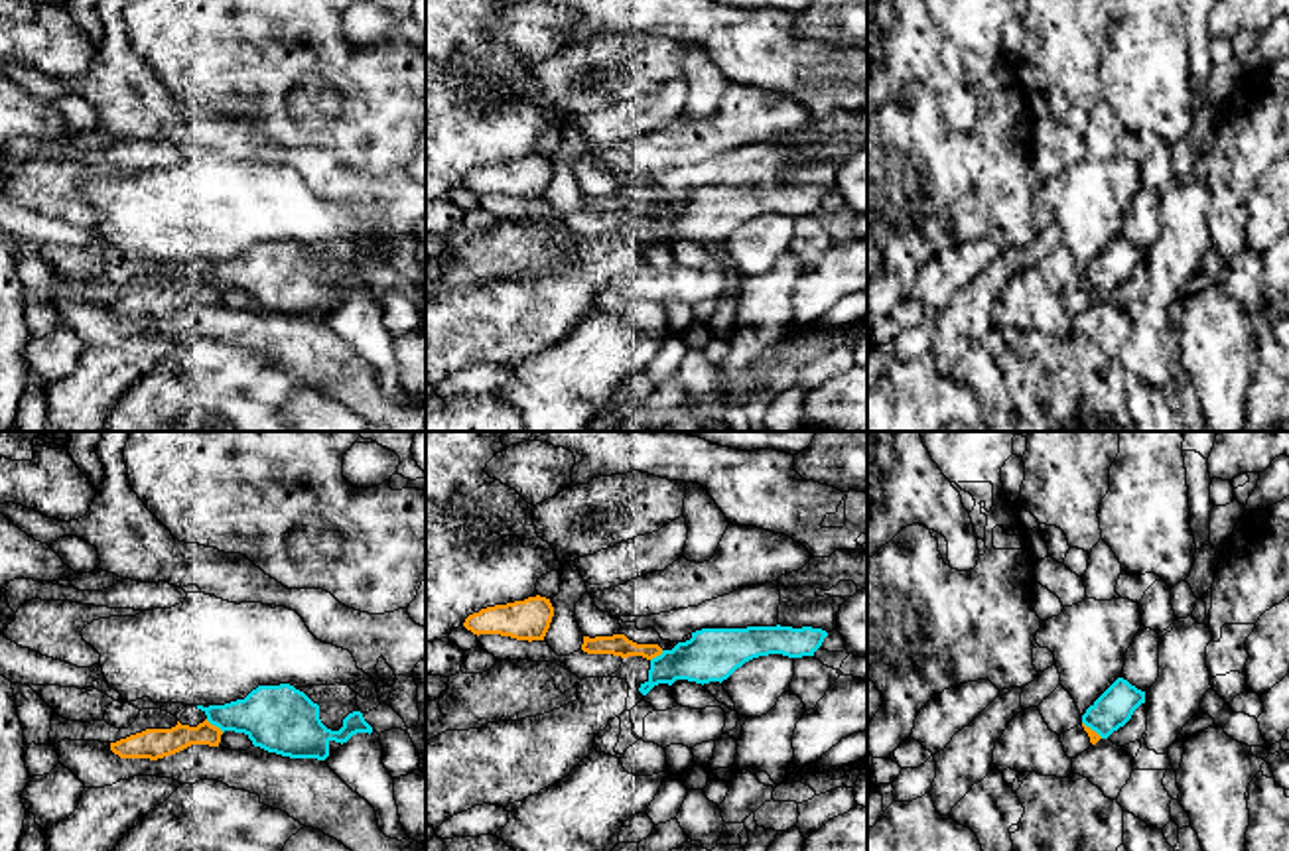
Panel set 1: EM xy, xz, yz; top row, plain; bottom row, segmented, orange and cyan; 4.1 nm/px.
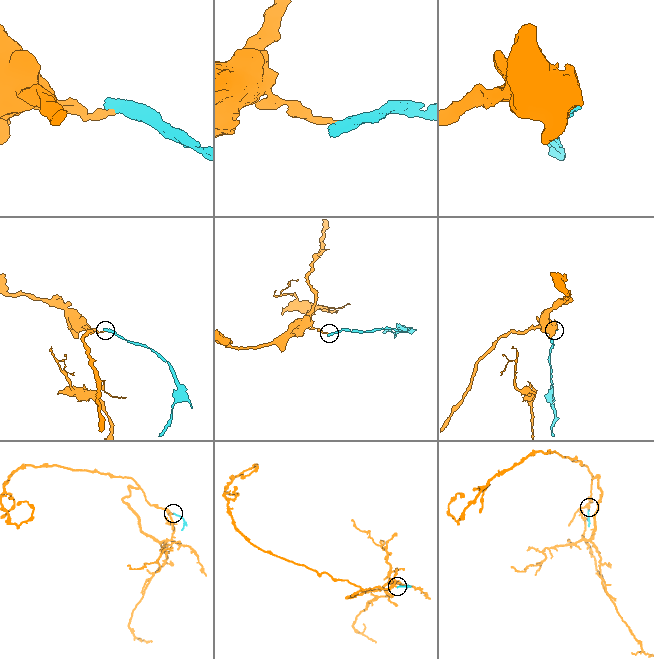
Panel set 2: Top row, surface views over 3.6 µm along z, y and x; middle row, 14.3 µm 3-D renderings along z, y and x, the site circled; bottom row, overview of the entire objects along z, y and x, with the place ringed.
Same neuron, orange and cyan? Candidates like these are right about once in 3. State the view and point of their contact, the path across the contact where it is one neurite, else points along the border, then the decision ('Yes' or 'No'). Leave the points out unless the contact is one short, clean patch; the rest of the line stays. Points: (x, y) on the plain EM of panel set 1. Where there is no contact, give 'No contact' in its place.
Touches orange at xy (213, 284). No

